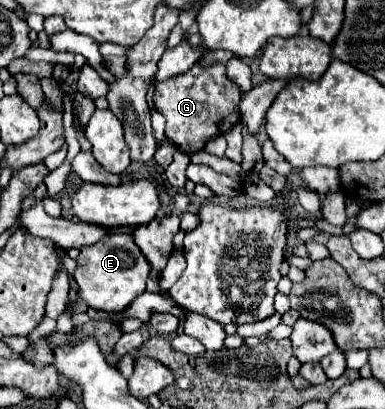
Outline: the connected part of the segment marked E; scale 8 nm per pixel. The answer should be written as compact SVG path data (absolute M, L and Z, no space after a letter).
M114 233L92 247L82 247L76 263L78 267L76 267L74 279L80 287L78 293L92 309L124 311L146 289L150 265L140 253L138 245L134 245L134 239L130 233Z

